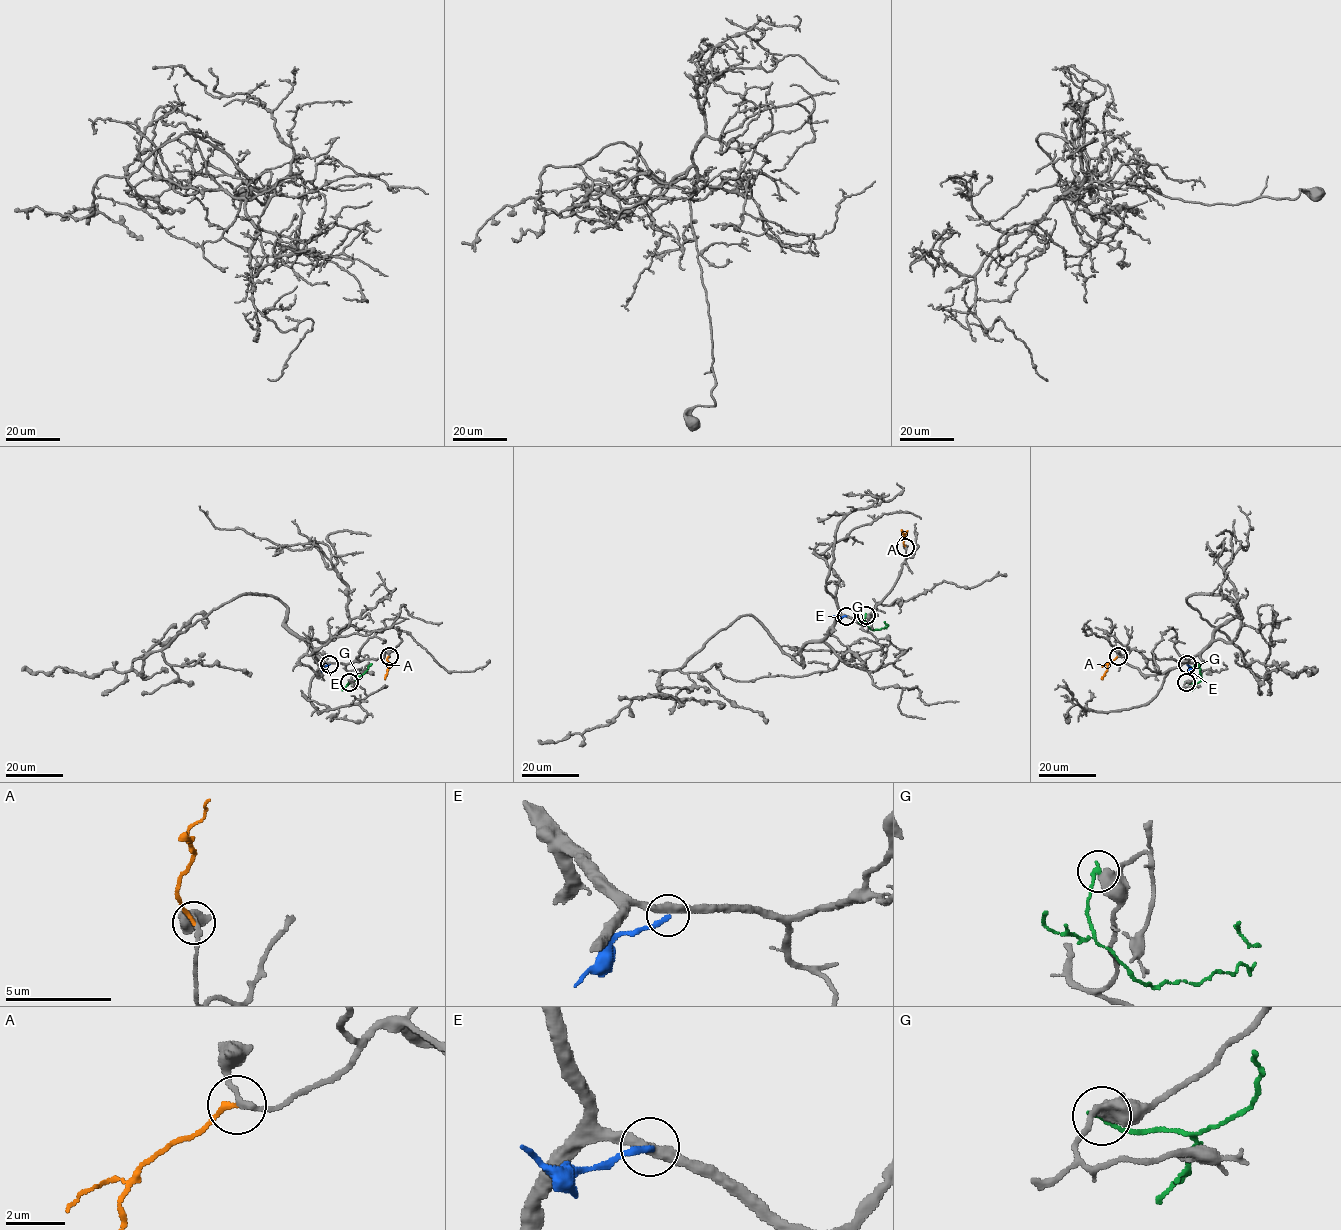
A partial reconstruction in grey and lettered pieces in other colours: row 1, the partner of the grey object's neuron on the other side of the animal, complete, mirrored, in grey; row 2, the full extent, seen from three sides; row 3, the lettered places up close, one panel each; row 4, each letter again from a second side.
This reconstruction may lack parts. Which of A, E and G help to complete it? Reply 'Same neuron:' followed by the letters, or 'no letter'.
Same neuron: A

